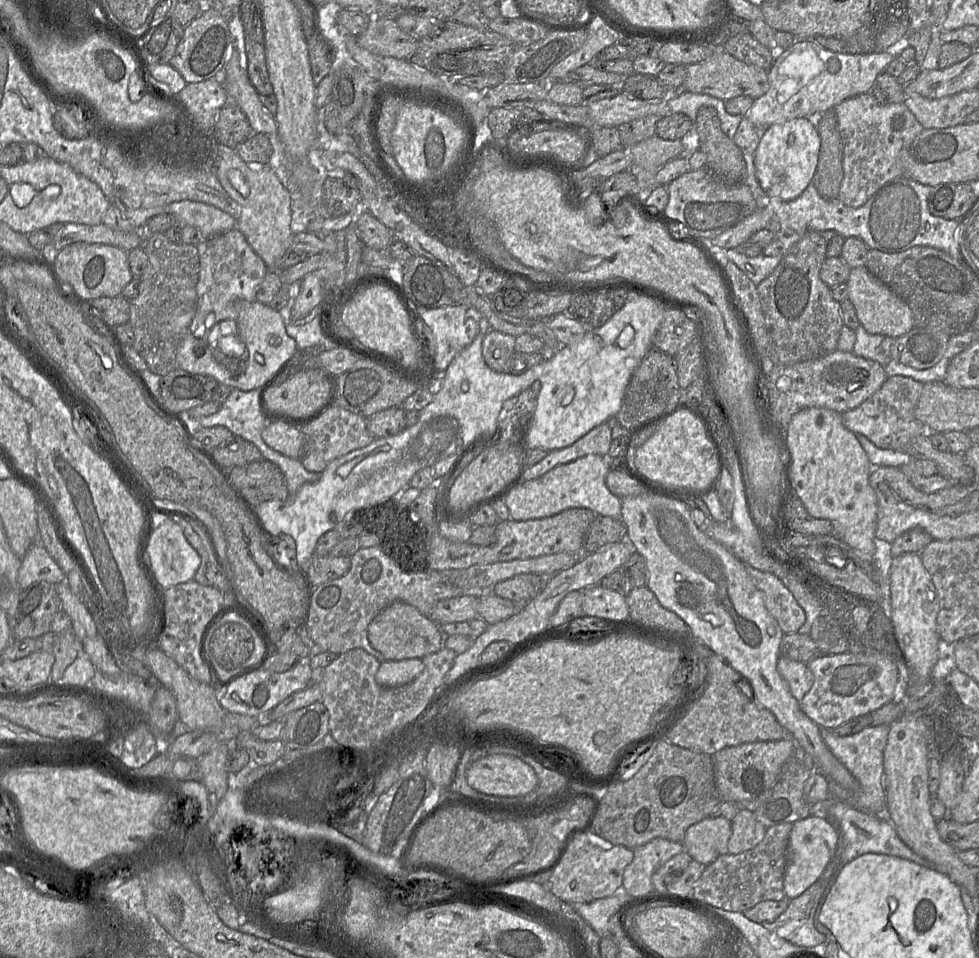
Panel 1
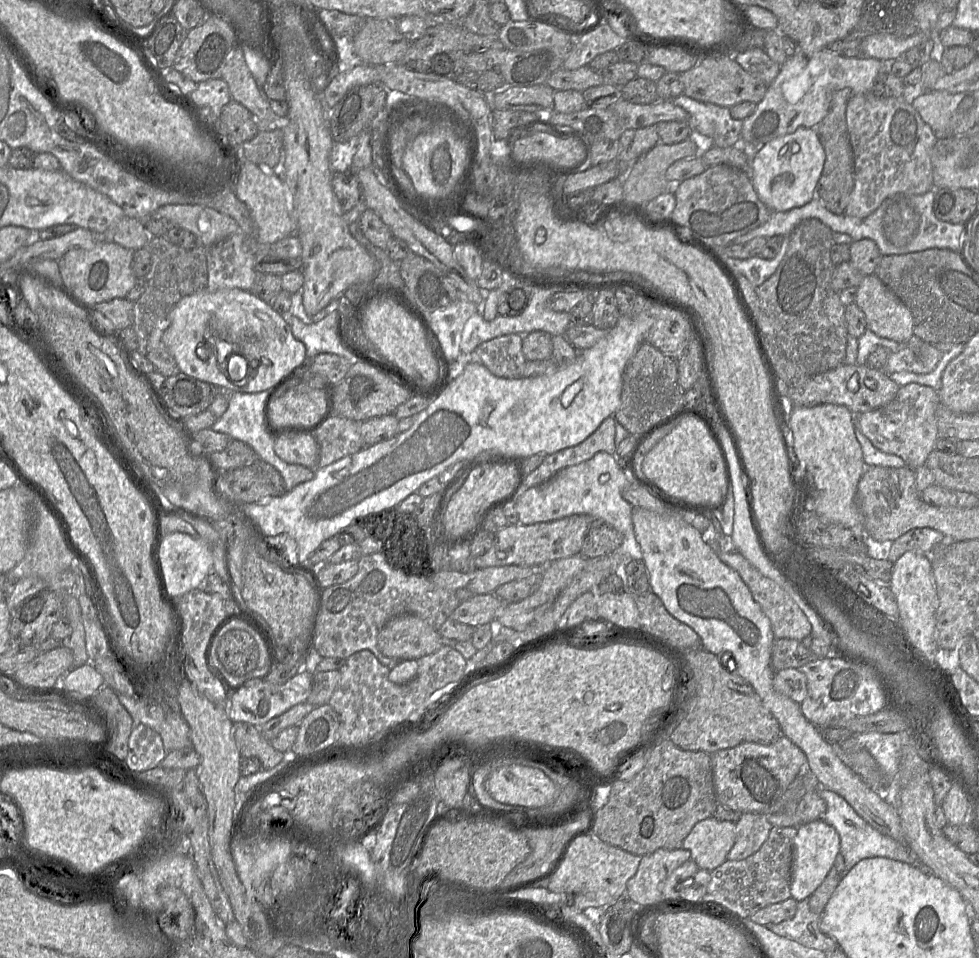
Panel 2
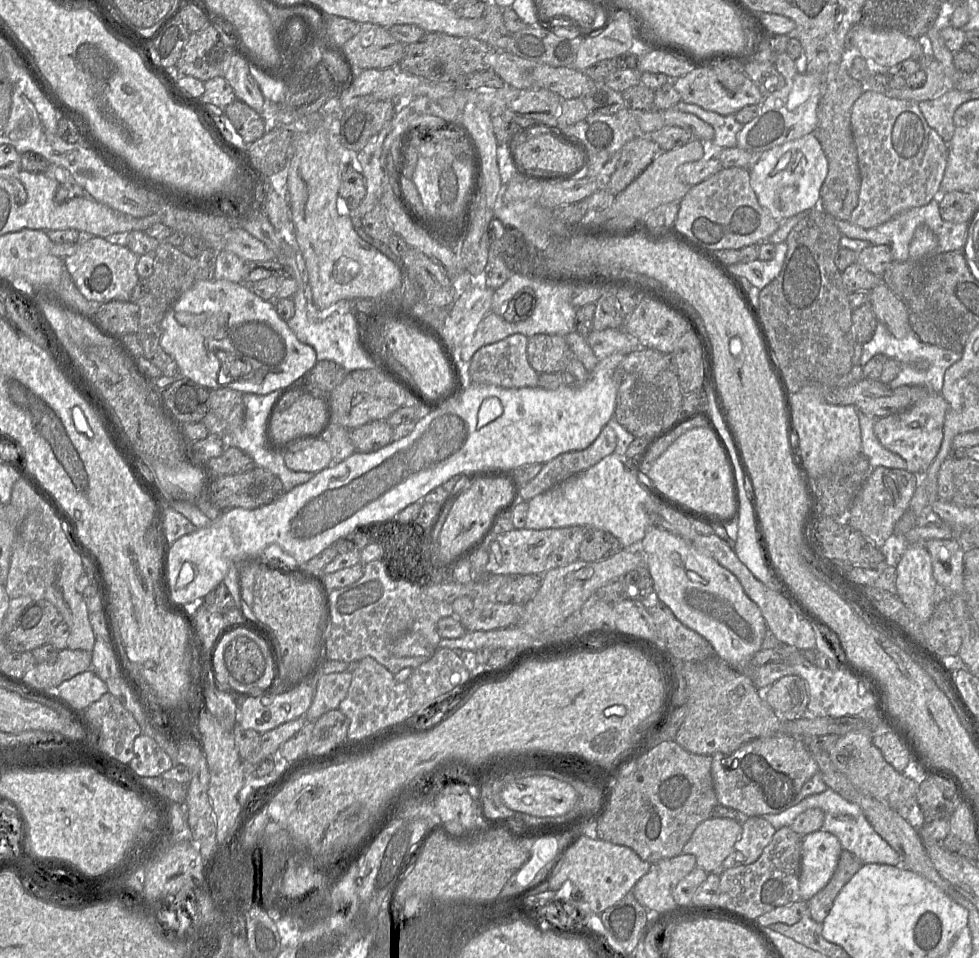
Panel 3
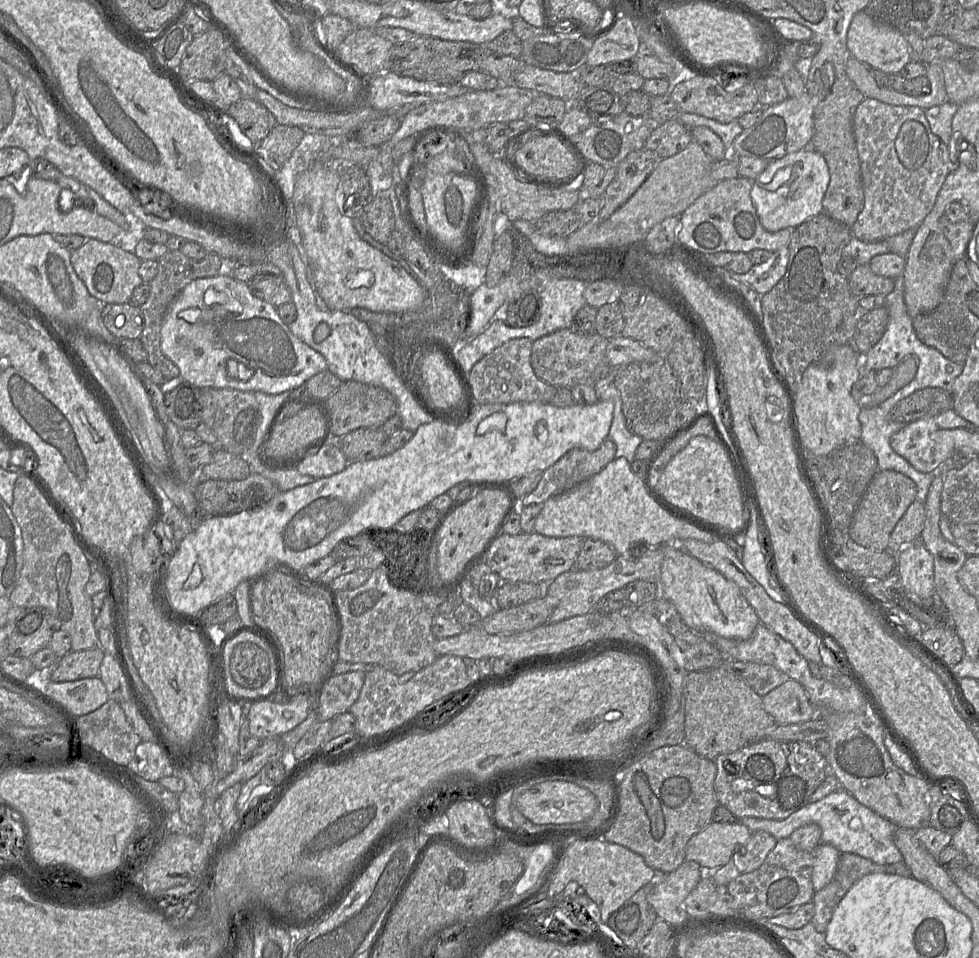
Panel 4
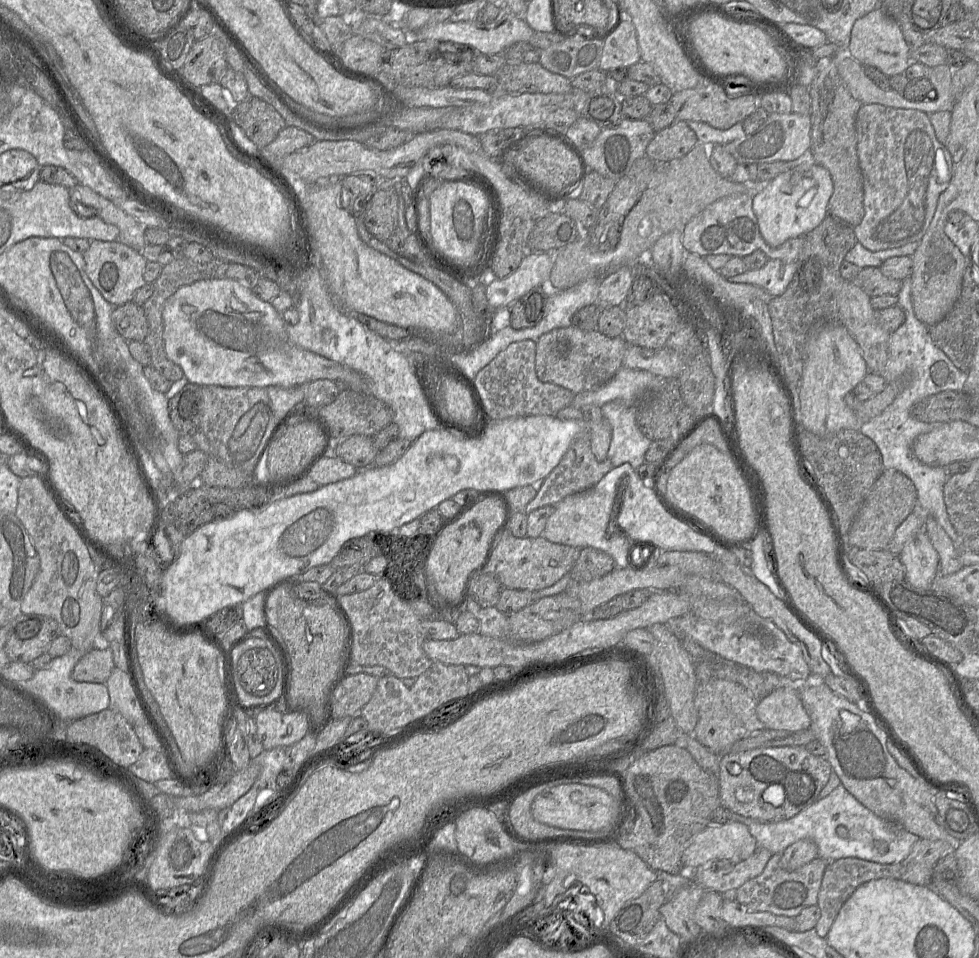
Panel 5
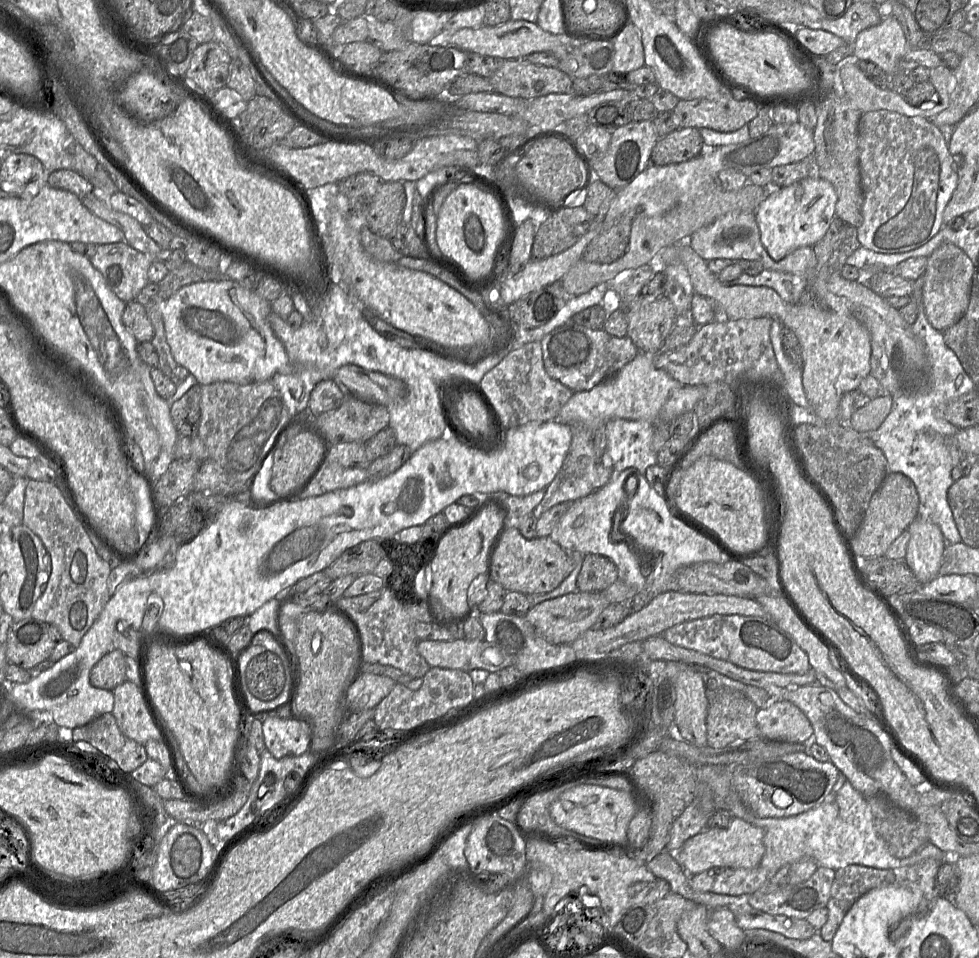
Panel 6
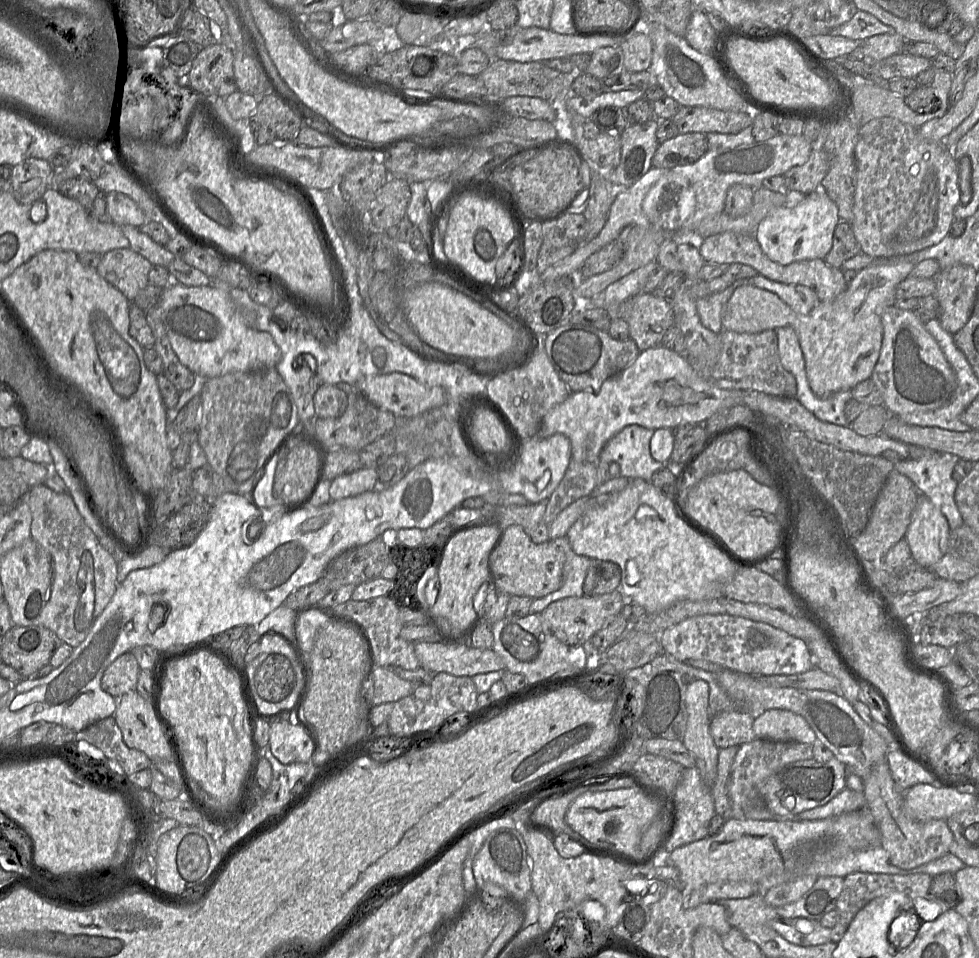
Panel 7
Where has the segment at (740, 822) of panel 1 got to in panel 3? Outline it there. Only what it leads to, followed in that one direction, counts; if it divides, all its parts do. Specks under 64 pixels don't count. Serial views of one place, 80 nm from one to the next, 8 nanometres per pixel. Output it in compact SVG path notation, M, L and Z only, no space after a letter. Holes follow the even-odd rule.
M762 816L747 817L733 852L723 861L721 870L755 862L771 842L776 829Z

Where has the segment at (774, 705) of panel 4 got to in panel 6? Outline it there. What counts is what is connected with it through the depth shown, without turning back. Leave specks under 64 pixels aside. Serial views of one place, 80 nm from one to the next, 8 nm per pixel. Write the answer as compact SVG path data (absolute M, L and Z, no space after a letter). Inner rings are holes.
M787 700L773 701L765 708L758 708L756 722L761 737L770 741L809 743L814 740L809 719Z

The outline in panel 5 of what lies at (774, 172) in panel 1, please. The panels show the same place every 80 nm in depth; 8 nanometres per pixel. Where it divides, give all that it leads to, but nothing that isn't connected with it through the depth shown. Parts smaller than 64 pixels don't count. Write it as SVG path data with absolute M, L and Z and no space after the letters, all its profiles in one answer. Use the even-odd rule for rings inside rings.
M818 163L799 165L776 176L752 199L753 210L765 242L771 247L779 247L788 239L803 237L819 226L829 215L828 203L833 190L829 171Z

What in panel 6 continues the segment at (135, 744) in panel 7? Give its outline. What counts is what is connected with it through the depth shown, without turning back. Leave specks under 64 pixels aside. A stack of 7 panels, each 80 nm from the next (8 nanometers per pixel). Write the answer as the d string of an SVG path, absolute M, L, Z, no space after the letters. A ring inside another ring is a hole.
M126 680L112 692L114 695L112 714L122 733L143 745L149 740L161 741L167 749L166 742L139 687Z

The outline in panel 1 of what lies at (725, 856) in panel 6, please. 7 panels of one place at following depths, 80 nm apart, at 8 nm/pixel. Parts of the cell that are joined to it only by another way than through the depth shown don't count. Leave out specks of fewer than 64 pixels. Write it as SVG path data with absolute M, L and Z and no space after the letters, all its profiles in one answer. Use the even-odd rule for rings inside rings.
M710 816L691 825L686 830L682 844L693 859L707 866L728 853L727 844L731 834L731 821L720 816Z

